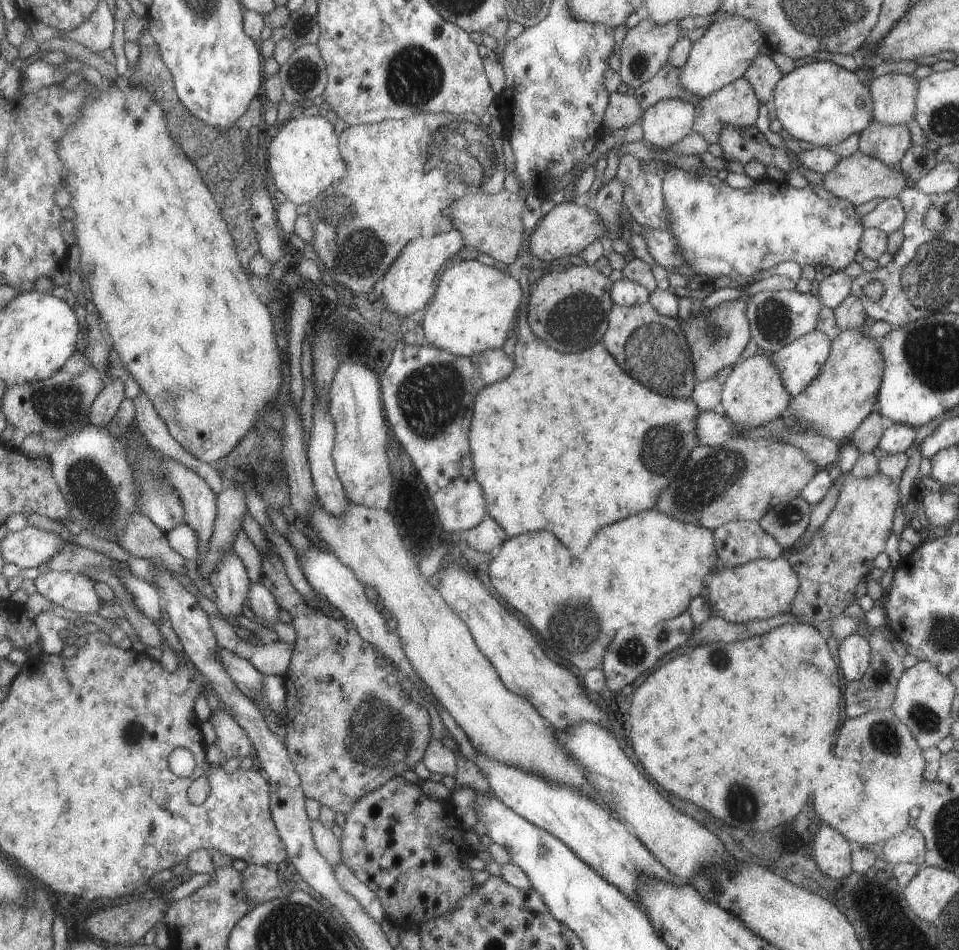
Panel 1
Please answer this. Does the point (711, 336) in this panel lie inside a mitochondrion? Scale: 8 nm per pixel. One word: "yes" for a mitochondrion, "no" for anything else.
yes

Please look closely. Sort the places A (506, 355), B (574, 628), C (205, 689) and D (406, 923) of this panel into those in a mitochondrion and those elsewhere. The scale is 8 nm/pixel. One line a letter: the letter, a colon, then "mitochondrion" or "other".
A: other
B: mitochondrion
C: other
D: other

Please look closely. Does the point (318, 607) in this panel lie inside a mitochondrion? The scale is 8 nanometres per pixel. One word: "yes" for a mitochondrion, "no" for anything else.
no

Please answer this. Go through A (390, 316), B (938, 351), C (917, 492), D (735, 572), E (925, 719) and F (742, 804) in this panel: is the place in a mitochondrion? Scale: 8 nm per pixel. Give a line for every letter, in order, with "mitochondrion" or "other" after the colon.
A: other
B: mitochondrion
C: other
D: other
E: mitochondrion
F: mitochondrion

